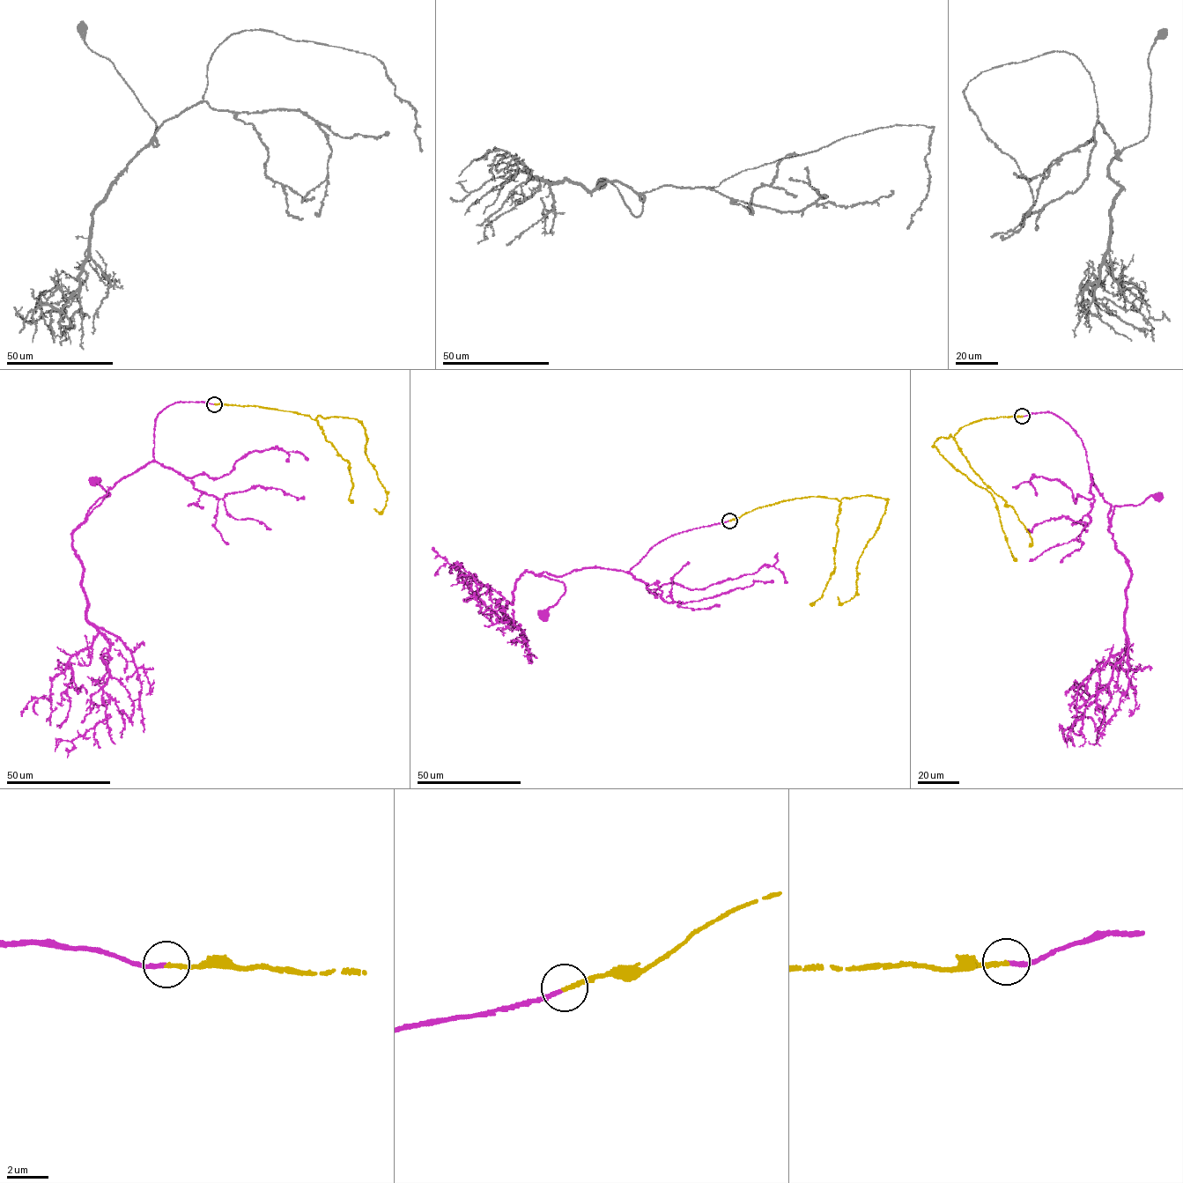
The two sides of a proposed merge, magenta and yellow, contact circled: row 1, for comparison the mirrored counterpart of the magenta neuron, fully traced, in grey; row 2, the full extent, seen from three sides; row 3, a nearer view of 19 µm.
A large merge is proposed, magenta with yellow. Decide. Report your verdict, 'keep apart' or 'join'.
join

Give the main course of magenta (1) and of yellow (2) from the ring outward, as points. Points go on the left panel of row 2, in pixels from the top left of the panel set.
1: (215, 404), (179, 402), (163, 409), (154, 427), (154, 460), (121, 477), (85, 521), (110, 494), (95, 484)
2: (215, 404), (276, 409), (314, 420), (319, 415), (360, 422), (366, 456), (387, 495), (381, 512), (374, 508)

